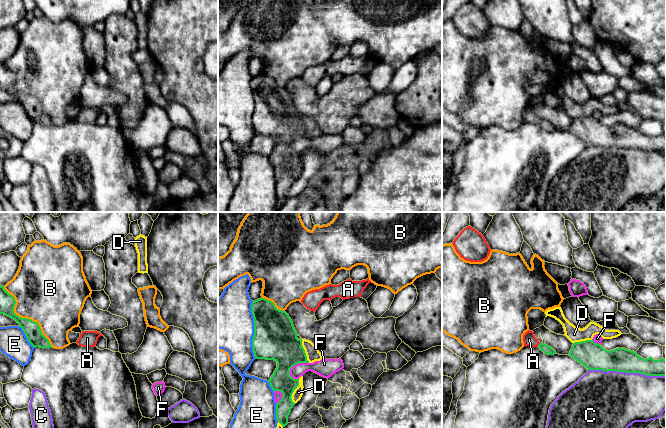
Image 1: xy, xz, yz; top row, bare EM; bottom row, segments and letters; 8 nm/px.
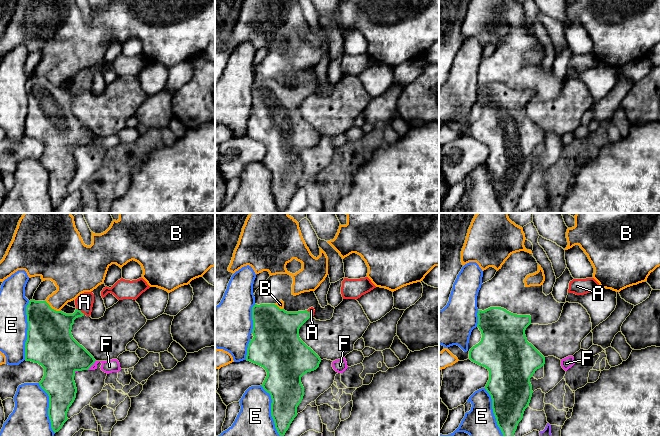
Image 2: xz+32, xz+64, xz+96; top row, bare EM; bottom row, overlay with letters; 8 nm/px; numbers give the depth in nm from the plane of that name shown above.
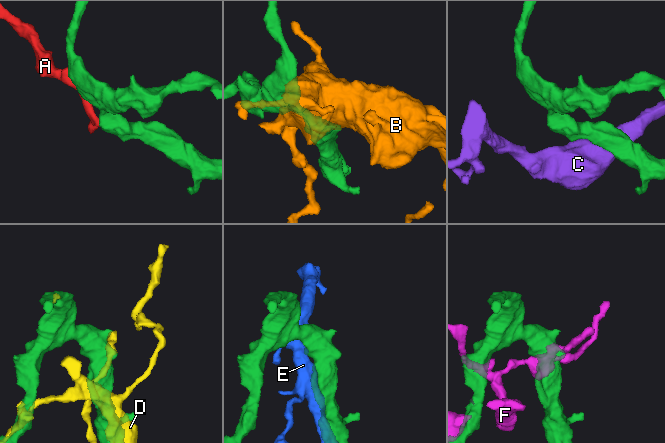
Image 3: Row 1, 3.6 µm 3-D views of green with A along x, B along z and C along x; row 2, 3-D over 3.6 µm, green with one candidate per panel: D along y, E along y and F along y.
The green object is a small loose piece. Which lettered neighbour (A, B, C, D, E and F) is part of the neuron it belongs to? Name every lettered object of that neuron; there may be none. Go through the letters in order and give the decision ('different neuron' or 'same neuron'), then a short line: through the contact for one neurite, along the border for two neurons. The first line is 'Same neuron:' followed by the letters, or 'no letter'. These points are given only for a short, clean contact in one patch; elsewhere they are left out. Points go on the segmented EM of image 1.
Same neuron: A
A: same neuron; line yz (546, 349), (538, 345), (529, 339)
B: different neuron
C: different neuron
D: different neuron
E: different neuron
F: different neuron

